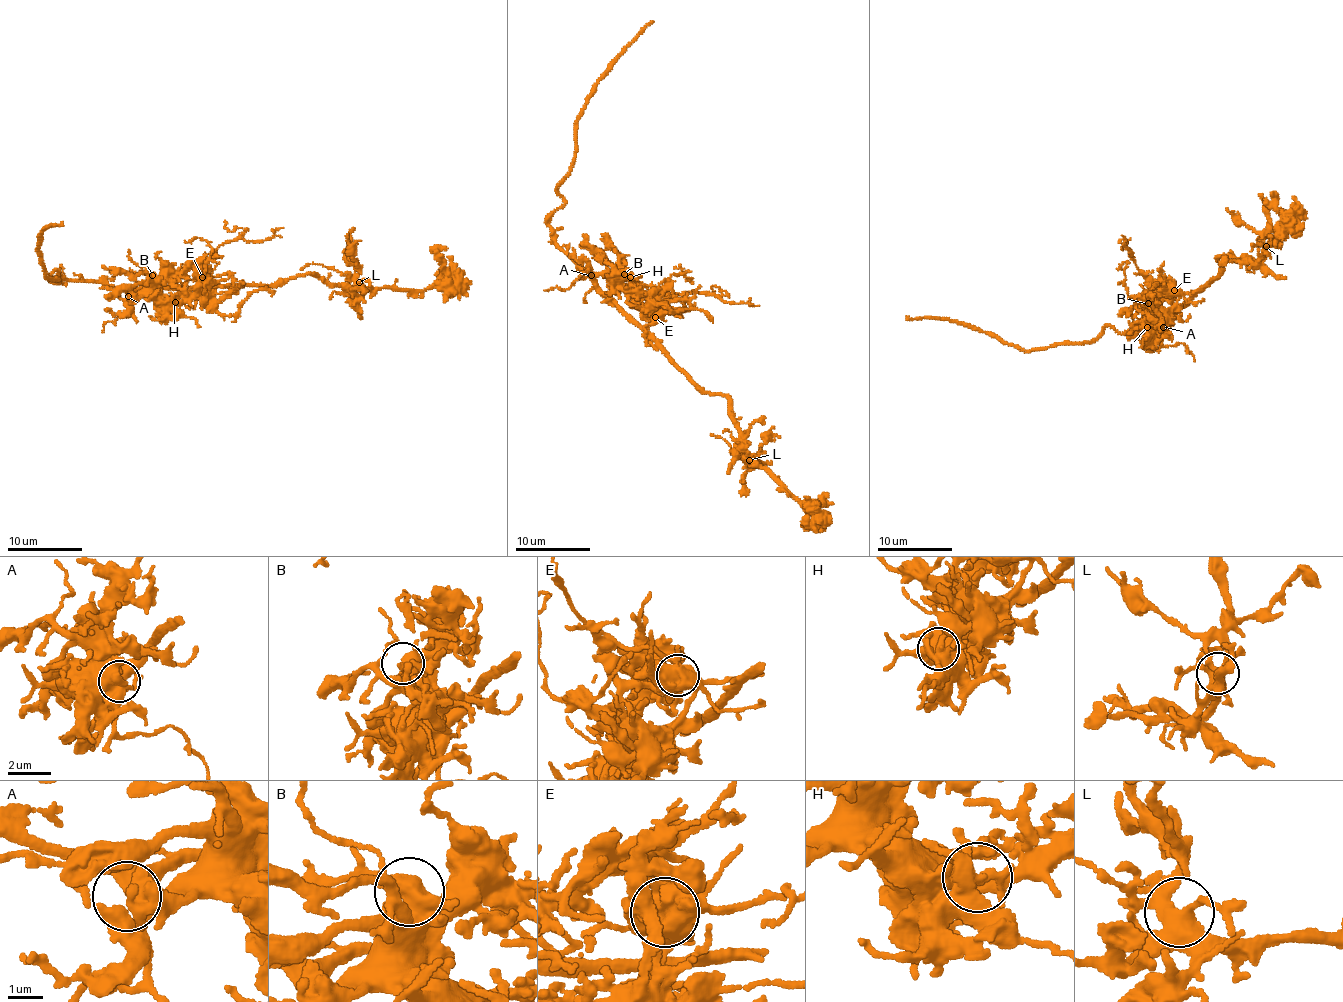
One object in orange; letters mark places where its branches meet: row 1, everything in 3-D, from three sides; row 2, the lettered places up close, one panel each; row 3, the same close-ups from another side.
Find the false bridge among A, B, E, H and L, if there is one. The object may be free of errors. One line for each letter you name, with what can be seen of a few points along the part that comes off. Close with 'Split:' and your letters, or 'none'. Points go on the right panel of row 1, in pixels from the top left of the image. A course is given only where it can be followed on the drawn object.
E: course (1173, 290), (1165, 282), (1155, 281), (1139, 269), (1121, 235)
Split: E

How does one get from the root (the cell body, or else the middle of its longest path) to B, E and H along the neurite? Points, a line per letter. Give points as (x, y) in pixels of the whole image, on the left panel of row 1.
B: (149, 286), (138, 291), (152, 292), (150, 282), (152, 275)
E: (149, 286), (200, 289), (202, 276)
H: (149, 286), (138, 291), (159, 291), (168, 301), (175, 302)

